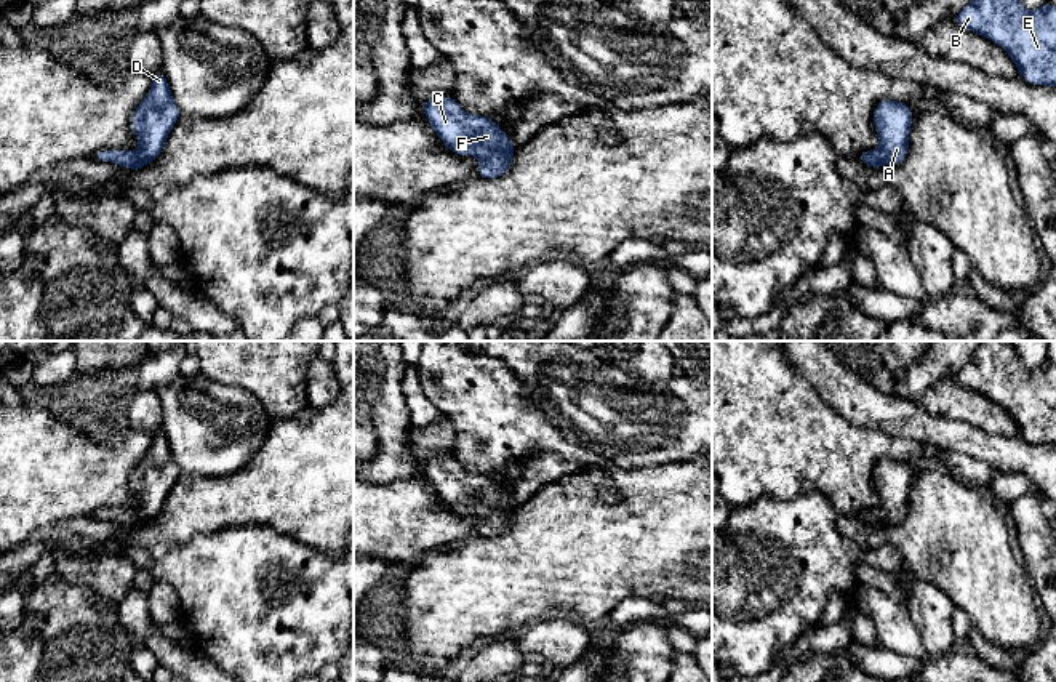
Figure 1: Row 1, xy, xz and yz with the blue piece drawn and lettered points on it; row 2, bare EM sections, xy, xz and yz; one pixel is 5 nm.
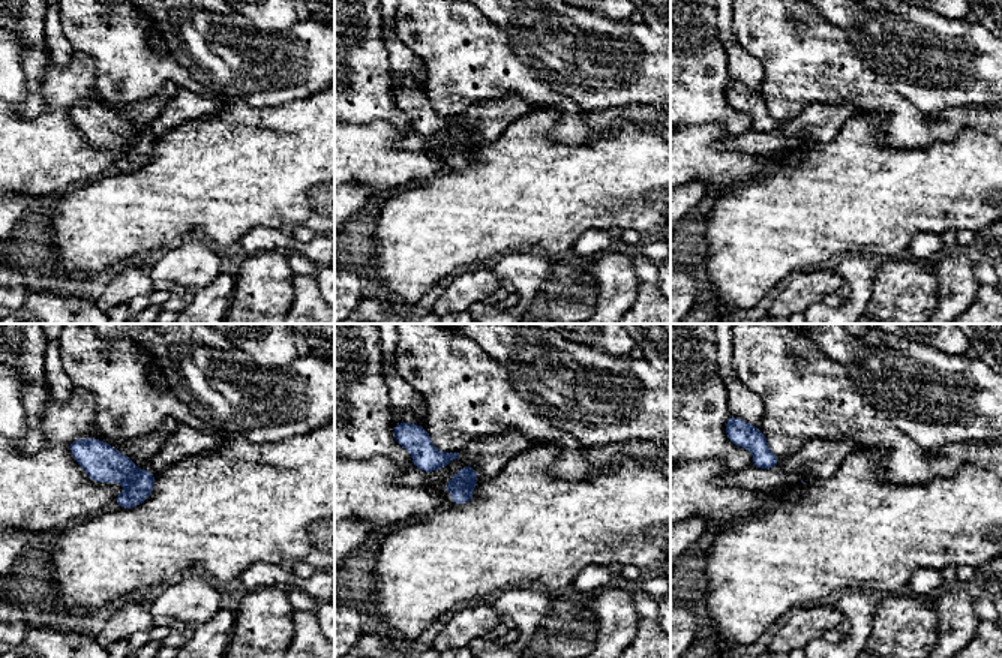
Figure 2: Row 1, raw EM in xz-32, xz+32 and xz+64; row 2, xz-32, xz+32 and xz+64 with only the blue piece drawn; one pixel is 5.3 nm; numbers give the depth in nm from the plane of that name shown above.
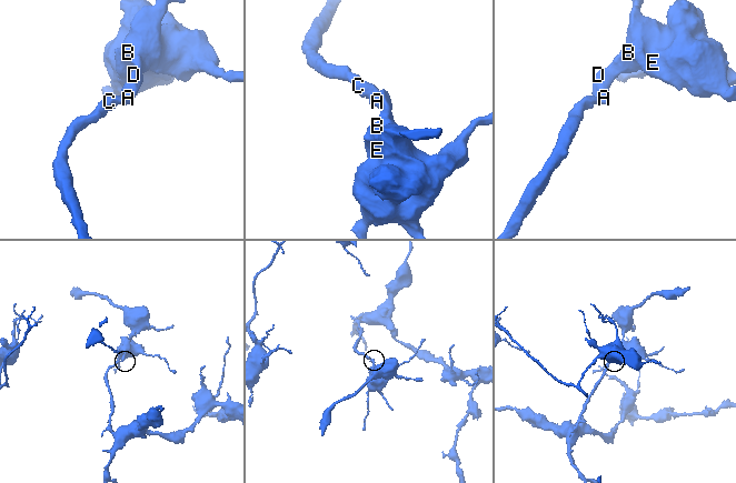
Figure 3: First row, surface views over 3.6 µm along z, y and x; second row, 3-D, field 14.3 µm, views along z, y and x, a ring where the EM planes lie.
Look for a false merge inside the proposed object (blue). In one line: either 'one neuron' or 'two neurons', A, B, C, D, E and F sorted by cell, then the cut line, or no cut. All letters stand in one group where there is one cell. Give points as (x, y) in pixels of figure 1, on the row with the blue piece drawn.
one neuron; A B C D E F; no cut

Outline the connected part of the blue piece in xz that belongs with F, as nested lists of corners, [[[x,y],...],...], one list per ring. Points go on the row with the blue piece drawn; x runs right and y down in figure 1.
[[[430,98],[422,106],[430,128],[456,155],[472,155],[482,163],[478,175],[494,179],[509,171],[517,146],[491,117],[470,115],[461,109],[454,98]]]

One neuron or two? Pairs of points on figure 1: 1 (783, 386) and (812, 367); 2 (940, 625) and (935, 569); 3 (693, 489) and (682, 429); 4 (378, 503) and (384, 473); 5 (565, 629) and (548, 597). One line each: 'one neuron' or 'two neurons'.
1: two neurons
2: two neurons
3: two neurons
4: two neurons
5: two neurons

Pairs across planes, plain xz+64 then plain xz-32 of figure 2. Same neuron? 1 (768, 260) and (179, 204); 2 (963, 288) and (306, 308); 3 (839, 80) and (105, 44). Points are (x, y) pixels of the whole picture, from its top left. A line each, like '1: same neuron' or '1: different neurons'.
1: same neuron
2: different neurons
3: same neuron

